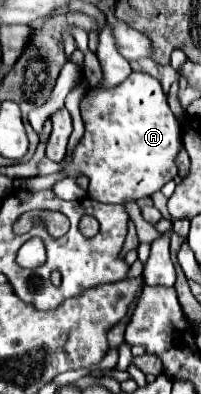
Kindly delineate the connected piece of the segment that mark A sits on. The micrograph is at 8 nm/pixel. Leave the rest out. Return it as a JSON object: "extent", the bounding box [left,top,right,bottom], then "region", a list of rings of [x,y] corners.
{"extent":[67,28,181,204],"region":[[[69,28],[71,36],[77,42],[77,48],[85,54],[83,72],[87,80],[87,90],[81,100],[81,116],[85,122],[85,134],[79,142],[79,146],[73,152],[73,160],[67,166],[67,174],[85,174],[89,178],[89,198],[105,204],[125,204],[127,200],[139,200],[145,196],[151,196],[153,192],[161,190],[163,184],[173,180],[177,174],[175,156],[181,148],[181,128],[175,118],[175,114],[169,108],[167,96],[159,84],[157,78],[143,74],[143,72],[131,72],[131,76],[109,90],[95,90],[101,82],[101,66],[95,58],[95,54],[88,48],[88,33],[79,28]]]}

